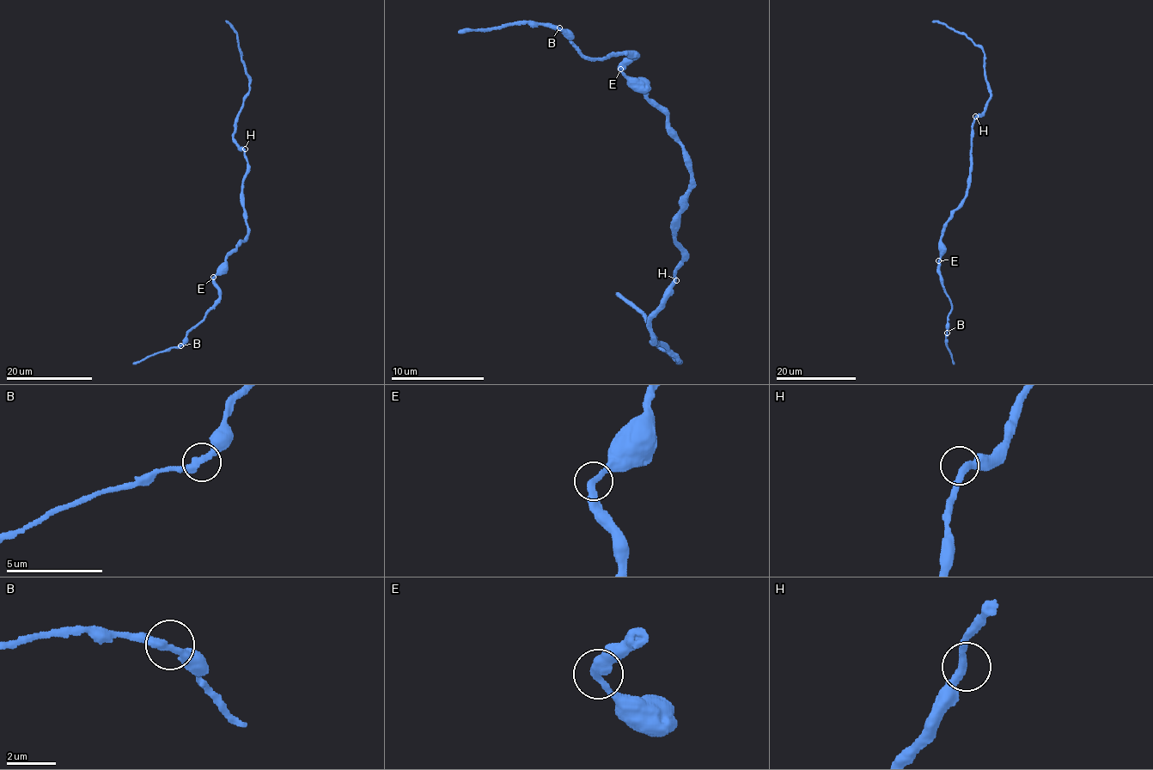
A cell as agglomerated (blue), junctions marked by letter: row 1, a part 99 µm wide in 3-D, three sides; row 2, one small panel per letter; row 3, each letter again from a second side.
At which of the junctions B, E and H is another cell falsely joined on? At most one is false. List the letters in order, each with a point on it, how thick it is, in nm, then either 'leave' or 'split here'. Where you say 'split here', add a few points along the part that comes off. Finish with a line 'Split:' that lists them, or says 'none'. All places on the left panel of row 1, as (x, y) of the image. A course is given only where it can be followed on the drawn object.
B: (180, 345) | 320 nm | leave
E: (213, 277) | 320 nm | leave
H: (245, 149) | 320 nm | leave
Split: none

